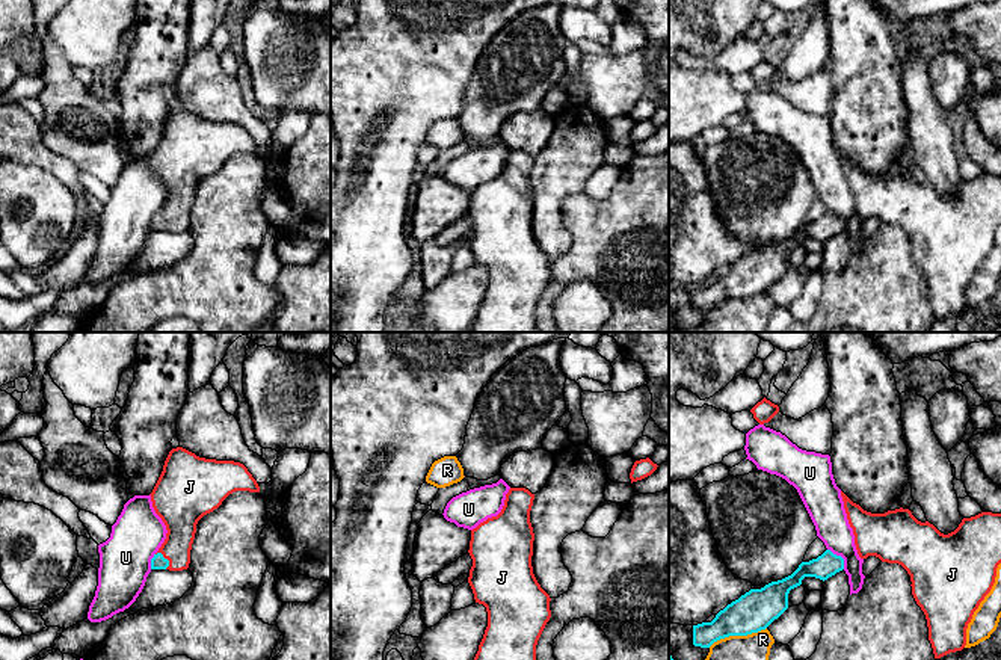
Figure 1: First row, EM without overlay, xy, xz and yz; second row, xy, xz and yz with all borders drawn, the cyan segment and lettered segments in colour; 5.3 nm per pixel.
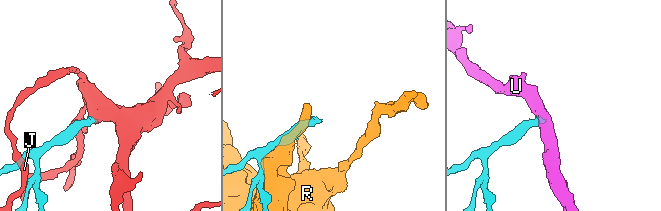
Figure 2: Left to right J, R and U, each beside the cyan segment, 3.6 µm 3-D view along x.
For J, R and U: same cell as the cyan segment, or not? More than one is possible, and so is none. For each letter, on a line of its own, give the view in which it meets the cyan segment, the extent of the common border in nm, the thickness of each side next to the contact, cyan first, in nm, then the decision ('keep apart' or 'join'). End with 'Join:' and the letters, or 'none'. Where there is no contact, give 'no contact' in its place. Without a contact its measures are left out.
J: xy | 110 nm | 80/190 nm | join
R: yz | 320 nm | 220/140 nm | keep apart
U: yz | 140 nm | 130/190 nm | keep apart
Join: J

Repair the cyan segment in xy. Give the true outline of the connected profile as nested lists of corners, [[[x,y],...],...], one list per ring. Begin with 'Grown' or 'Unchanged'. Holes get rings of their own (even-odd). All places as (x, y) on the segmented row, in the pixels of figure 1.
Grown. [[[183,447],[172,449],[149,494],[168,530],[151,559],[151,569],[187,569],[198,521],[236,491],[260,492],[243,464],[199,458]]]

